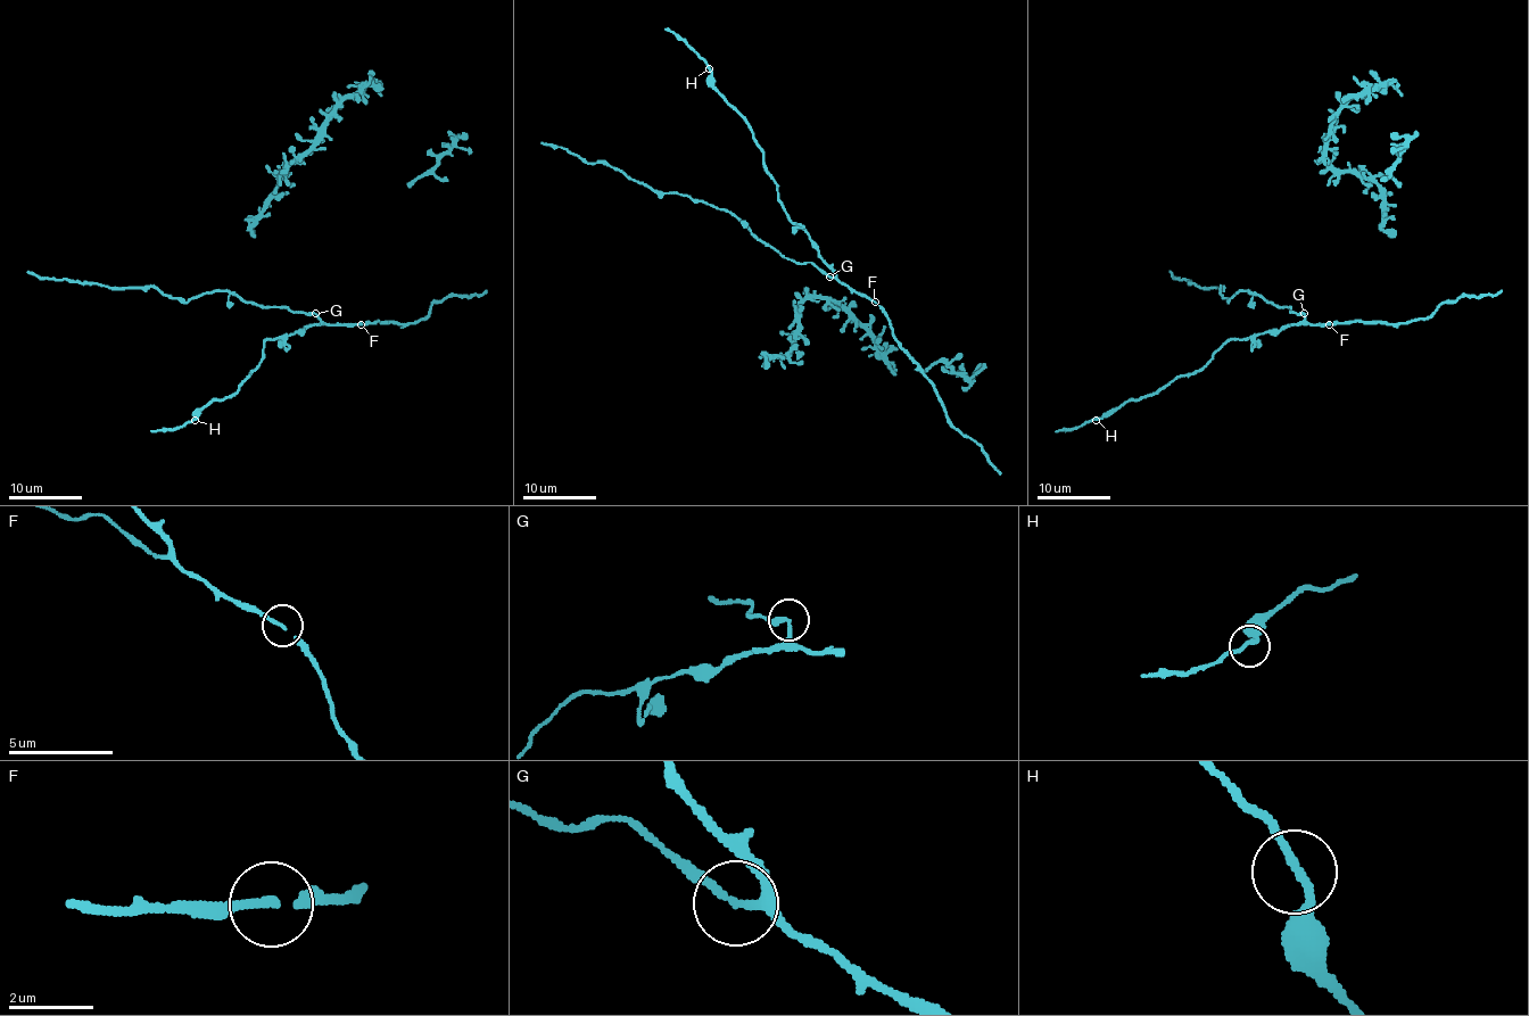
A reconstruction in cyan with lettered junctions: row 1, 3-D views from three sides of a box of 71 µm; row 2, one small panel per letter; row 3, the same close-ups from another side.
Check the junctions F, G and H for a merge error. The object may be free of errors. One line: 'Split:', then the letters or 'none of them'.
Split: none of them

